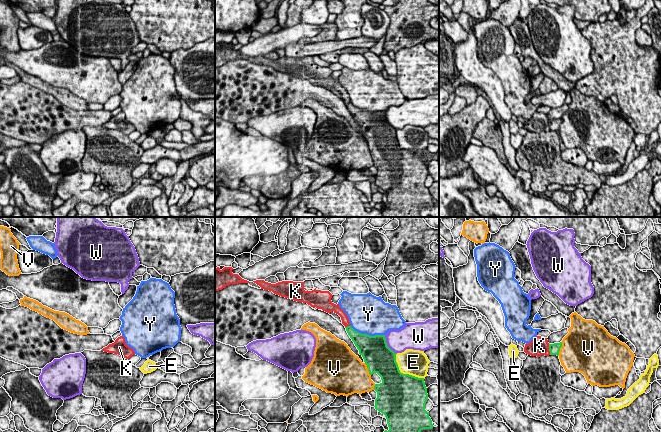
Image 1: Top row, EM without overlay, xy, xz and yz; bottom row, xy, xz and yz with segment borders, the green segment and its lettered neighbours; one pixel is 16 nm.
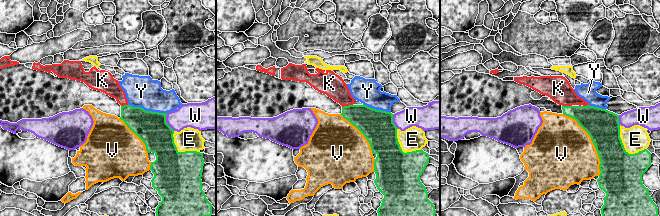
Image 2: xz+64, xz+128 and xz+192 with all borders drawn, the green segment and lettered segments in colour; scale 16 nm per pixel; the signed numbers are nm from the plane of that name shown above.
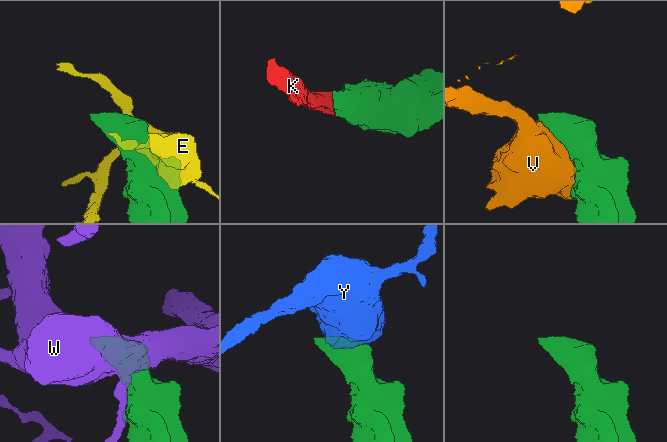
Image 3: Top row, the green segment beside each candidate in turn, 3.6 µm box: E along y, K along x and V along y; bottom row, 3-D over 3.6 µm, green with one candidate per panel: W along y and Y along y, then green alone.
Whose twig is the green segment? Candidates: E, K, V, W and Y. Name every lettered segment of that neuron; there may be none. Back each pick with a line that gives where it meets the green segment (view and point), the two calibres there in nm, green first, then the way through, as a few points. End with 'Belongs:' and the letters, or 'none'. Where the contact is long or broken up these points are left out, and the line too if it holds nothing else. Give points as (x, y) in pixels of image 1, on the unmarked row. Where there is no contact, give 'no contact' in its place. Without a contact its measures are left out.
K: contact yz (549, 125); calibres 170 and 300 nm
Belongs: K

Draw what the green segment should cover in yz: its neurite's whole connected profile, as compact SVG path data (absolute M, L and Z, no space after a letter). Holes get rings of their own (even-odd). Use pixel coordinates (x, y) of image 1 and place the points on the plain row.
M535 112L529 120L525 120L524 128L531 132L559 131L562 118L549 120L547 114Z

